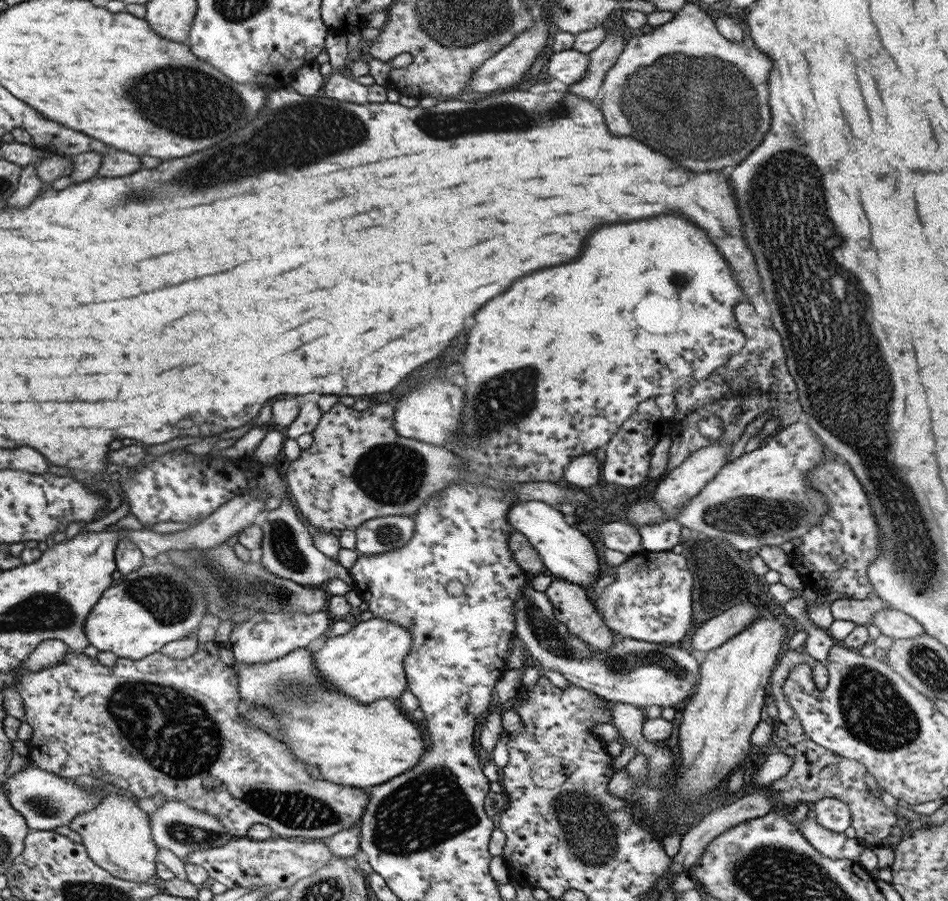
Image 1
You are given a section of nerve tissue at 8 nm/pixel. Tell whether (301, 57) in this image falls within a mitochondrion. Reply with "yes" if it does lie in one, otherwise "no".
no

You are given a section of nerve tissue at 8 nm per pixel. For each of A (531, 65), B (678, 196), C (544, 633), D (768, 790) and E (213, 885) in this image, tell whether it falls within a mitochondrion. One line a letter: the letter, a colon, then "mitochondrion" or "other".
A: other
B: other
C: mitochondrion
D: other
E: other

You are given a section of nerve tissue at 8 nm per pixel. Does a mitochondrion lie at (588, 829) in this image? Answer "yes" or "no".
yes

